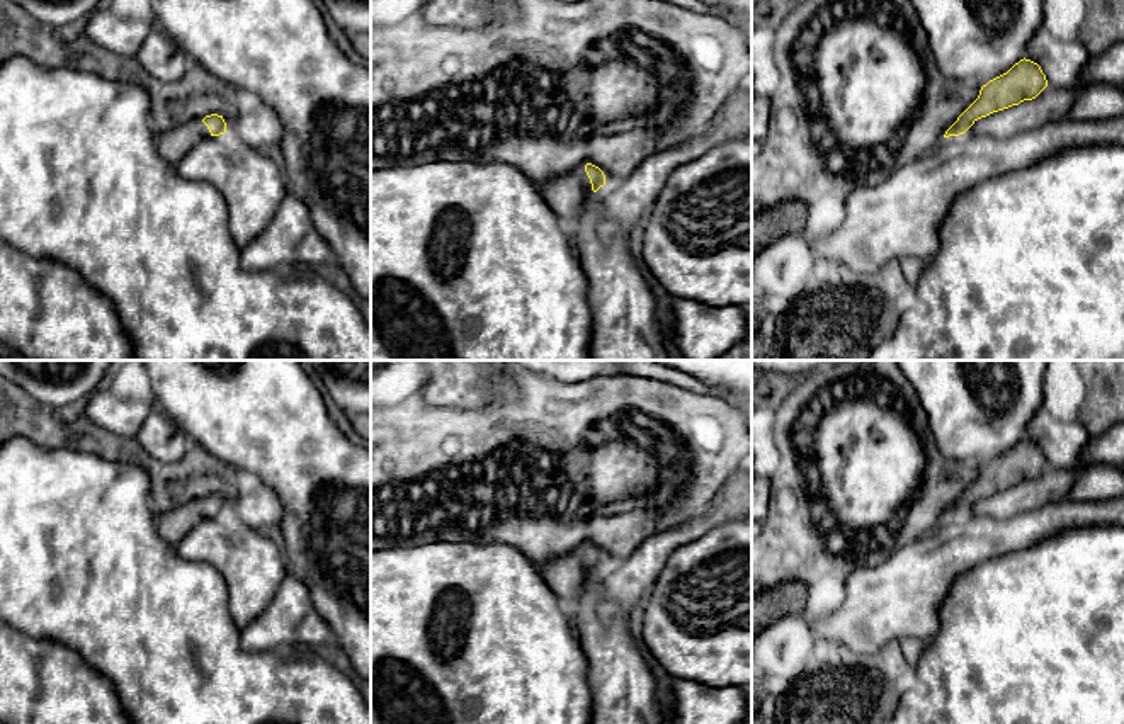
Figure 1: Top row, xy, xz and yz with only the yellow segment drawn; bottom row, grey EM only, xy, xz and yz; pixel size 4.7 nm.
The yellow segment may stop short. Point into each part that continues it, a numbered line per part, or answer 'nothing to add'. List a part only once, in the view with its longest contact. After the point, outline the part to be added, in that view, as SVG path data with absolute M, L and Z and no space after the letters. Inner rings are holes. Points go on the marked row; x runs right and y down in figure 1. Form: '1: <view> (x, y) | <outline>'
1: xz (567, 191) | M583 165L542 182L539 190L551 207L561 207L566 214L573 216L578 211L582 197L592 190L592 184Z

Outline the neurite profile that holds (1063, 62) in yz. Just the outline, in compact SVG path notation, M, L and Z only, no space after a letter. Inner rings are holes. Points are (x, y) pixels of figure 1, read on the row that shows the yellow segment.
M1042 24L1027 44L1025 59L1037 63L1047 85L1058 88L1081 88L1081 73L1090 59L1085 44L1063 41Z

